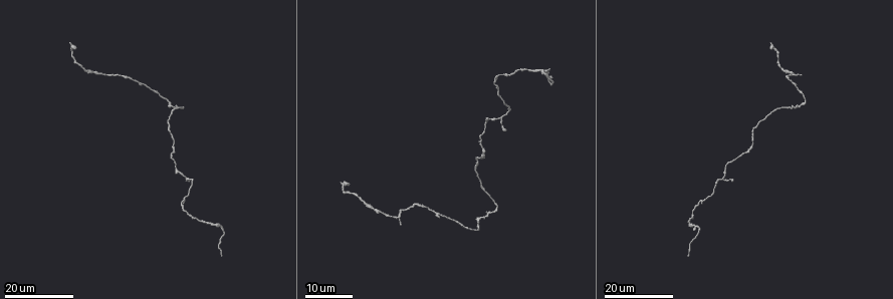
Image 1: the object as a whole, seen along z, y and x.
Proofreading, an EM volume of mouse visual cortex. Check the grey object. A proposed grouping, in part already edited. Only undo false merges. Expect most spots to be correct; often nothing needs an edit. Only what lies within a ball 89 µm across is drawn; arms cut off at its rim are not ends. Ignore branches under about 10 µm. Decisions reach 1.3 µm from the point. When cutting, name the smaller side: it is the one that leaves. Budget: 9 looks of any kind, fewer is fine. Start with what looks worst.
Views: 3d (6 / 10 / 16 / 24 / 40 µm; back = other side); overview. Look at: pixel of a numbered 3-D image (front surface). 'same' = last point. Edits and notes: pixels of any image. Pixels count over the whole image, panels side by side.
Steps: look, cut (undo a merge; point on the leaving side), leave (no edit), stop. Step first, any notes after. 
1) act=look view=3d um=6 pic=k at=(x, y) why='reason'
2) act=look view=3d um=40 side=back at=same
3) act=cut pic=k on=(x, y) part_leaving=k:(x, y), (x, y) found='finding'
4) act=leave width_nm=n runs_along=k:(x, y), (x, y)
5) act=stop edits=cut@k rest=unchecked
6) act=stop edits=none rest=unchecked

act=look view=3d um=24 pic=1 at=(724, 169) why='three-way junction'

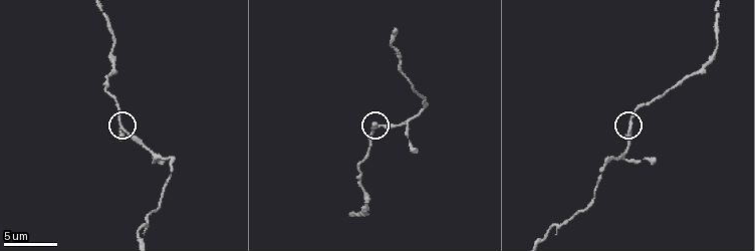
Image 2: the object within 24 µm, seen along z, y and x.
act=look view=3d um=6 pic=2 at=(122, 125)

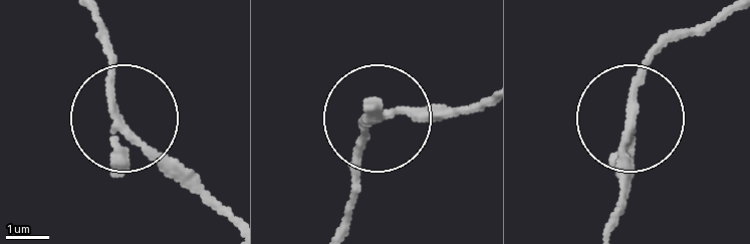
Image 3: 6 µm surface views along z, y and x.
act=leave arms=3 runs_along=3:(94, 11), (112, 108), (213, 212) found='continuous, no second cell'

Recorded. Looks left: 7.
act=look view=3d um=24 pic=1 at=(694, 224) why='sudden change in width'

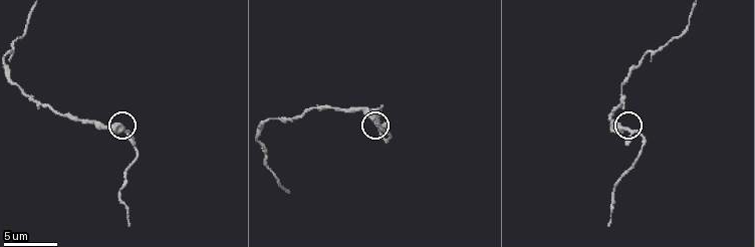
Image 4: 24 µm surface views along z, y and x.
act=look view=3d um=6 pic=4 at=(626, 129) why='zoom in'

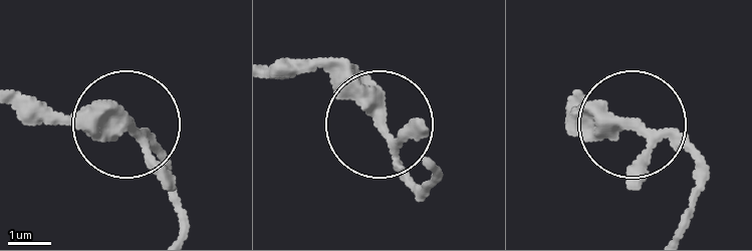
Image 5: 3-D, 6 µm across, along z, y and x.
act=look view=3d um=6 side=back pic=5 at=(384, 131)

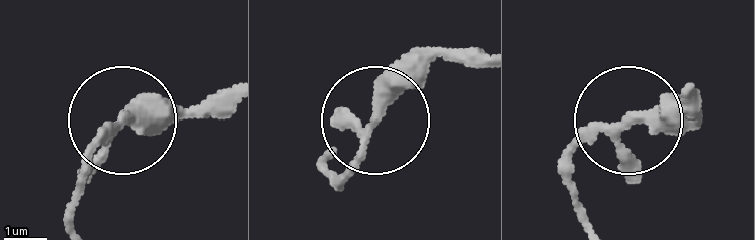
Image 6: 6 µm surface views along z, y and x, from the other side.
act=leave width_nm=240 runs_along=6:(479, 57), (426, 68), (332, 184) found='one cell here'

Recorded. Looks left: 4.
act=look view=3d um=24 pic=1 at=(473, 229) why='thick turns thin'

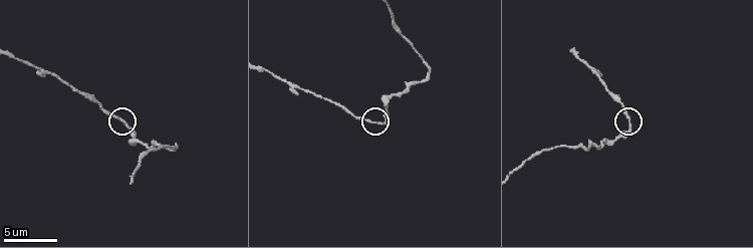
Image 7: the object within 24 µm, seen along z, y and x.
act=look view=3d um=10 pic=7 at=(128, 126) why='closer look'

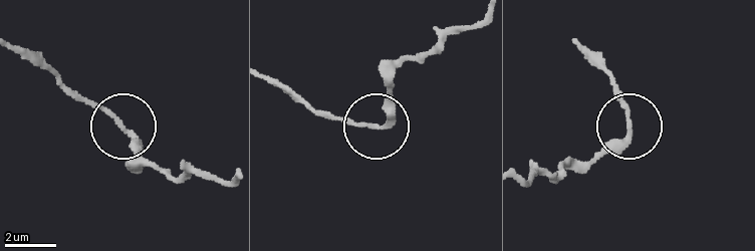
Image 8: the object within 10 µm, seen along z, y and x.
act=leave runs_along=8:(230, 178), (172, 174), (142, 163), (133, 135), (63, 85) found='all the same cell'

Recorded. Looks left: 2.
act=look view=3d um=10 pic=4 at=(644, 57) why='a narrow waist'

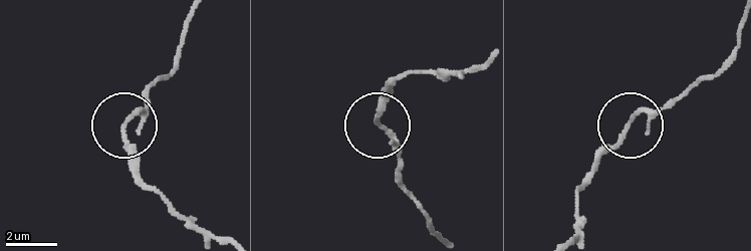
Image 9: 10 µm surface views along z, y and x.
act=leave runs_along=9:(191, 16), (180, 54), (127, 126), (124, 146), (135, 176) found='continuous, no second cell'

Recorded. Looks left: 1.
act=stop edits=none rest=unchecked

